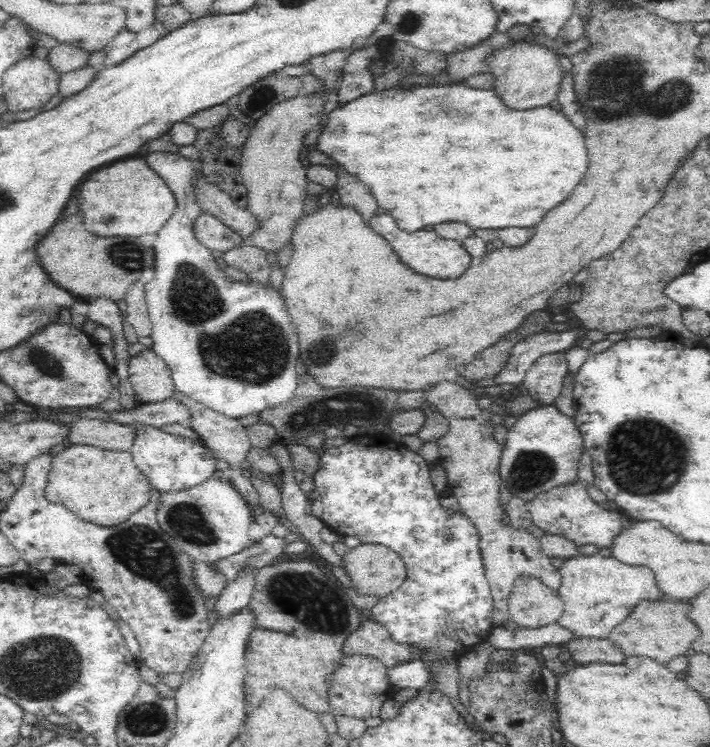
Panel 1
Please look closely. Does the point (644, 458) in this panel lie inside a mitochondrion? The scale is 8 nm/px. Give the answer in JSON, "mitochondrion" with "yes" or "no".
{"mitochondrion":"yes"}

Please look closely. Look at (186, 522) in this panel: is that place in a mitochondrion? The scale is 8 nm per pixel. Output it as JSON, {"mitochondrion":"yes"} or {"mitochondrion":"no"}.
{"mitochondrion":"yes"}

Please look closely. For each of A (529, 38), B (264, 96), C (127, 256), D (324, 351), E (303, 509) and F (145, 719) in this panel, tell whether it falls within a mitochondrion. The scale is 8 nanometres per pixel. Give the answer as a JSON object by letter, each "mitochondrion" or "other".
{"A":"other","B":"mitochondrion","C":"mitochondrion","D":"mitochondrion","E":"other","F":"mitochondrion"}

